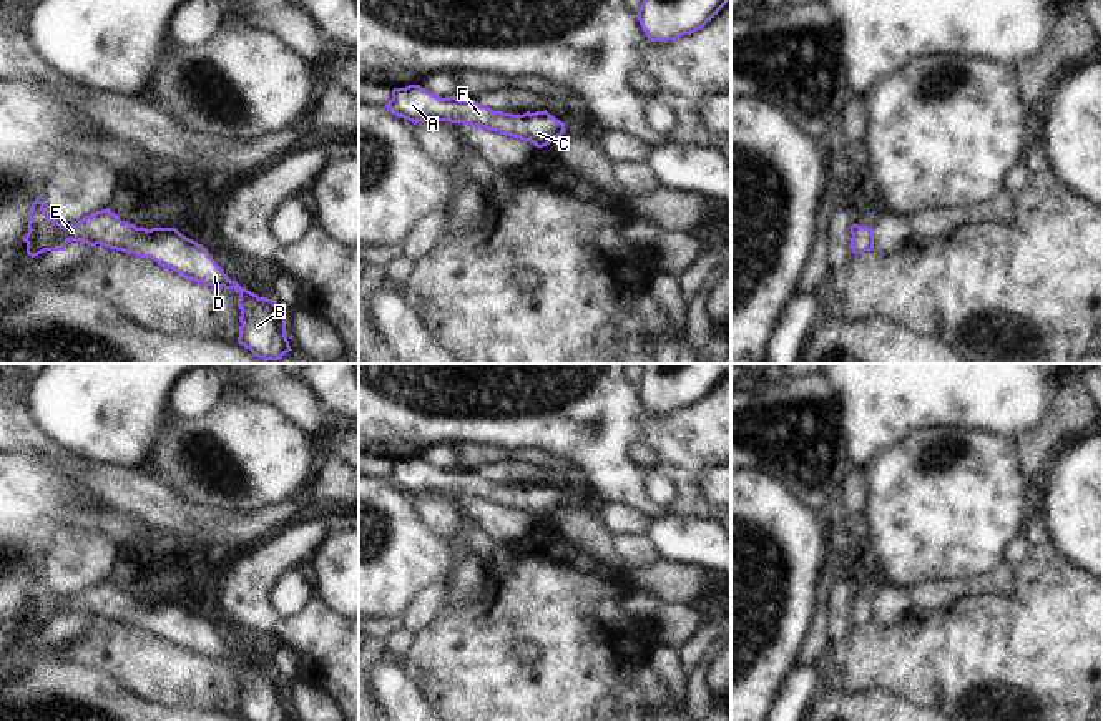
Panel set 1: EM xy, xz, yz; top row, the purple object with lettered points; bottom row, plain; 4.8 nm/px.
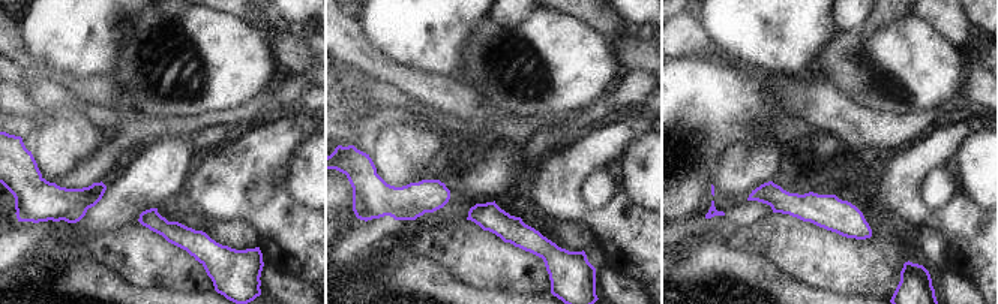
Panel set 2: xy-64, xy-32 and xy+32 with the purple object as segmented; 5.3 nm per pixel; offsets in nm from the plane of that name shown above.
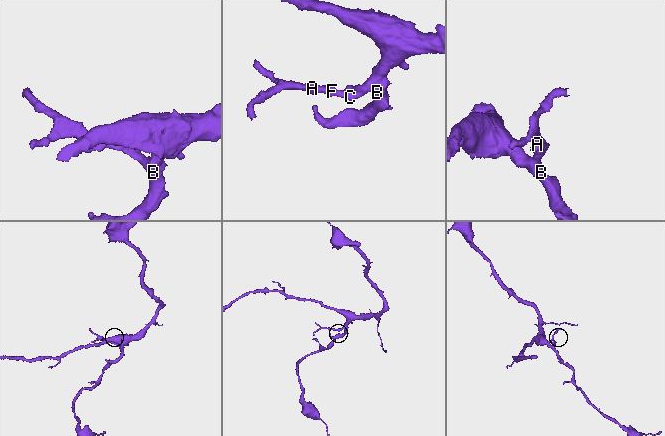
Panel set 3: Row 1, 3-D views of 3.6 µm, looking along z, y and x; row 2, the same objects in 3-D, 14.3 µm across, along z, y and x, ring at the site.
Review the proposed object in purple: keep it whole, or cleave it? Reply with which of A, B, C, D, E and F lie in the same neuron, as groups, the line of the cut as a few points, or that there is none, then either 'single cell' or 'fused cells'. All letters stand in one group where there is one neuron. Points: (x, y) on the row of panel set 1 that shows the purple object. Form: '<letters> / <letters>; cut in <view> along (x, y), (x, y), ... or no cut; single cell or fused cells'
A B C D E F; no cut; single cell

